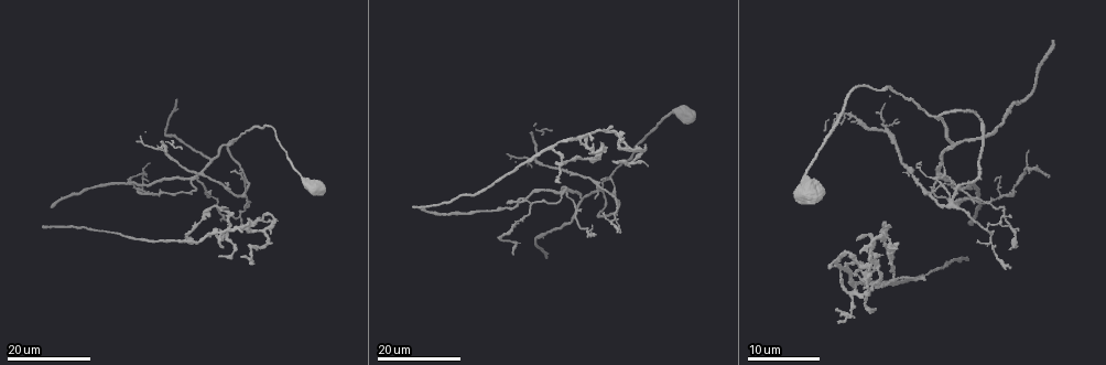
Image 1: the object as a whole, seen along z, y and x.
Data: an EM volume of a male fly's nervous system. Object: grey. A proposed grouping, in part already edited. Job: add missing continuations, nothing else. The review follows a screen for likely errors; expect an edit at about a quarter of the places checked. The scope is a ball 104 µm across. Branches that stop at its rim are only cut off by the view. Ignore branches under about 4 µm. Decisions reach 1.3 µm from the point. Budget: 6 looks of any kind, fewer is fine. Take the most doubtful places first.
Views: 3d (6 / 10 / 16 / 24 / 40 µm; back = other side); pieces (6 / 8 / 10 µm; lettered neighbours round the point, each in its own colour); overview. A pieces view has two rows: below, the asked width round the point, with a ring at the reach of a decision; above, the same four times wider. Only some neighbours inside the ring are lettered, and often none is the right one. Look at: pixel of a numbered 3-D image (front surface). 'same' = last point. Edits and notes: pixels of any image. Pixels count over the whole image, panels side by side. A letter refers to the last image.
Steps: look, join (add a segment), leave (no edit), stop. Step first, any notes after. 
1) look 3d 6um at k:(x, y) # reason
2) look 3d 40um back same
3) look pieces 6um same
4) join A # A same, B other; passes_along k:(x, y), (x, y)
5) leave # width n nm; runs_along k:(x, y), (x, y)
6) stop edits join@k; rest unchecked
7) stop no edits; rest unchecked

look 3d 16um at 1:(615, 161)

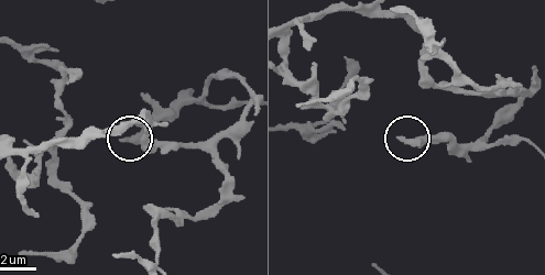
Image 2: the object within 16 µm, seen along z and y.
look pieces 10um at 2:(121, 141)

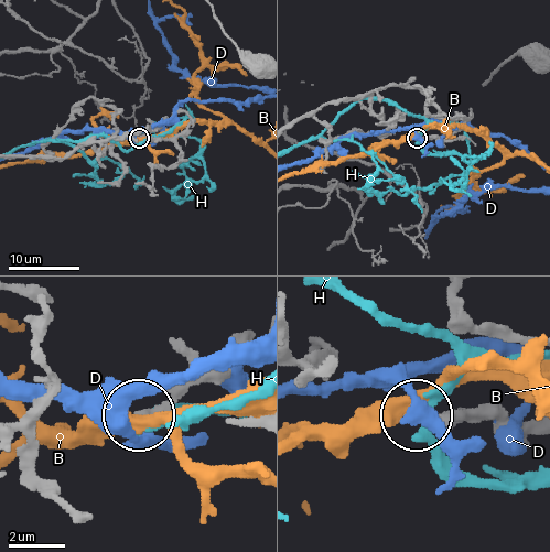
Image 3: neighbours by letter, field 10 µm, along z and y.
leave # B other, D other, H other; none of them fits

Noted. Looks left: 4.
look 3d 24um at 1:(1046, 175) # thin end

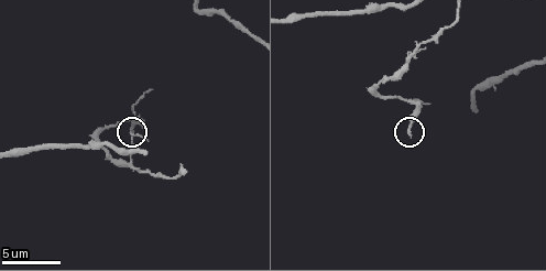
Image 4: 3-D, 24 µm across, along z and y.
look pieces 6um at 4:(410, 134)

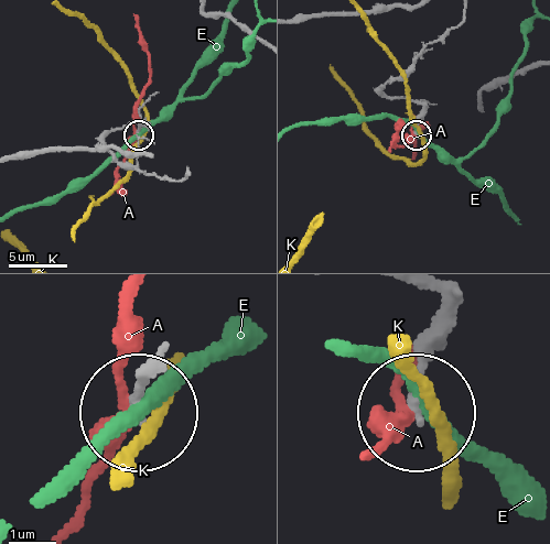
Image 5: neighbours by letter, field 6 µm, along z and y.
leave # A other, E other, K other; no lettered segment goes on from it

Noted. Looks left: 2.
look 3d 24um at 1:(925, 281) # an open end

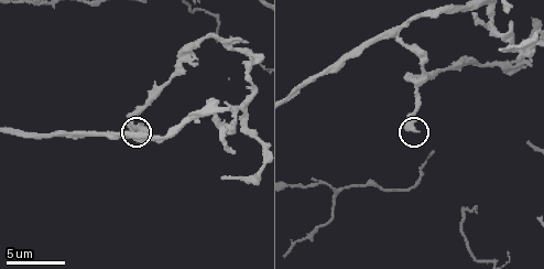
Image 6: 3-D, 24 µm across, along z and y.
look pieces 8um at 6:(416, 131) # what lies round it

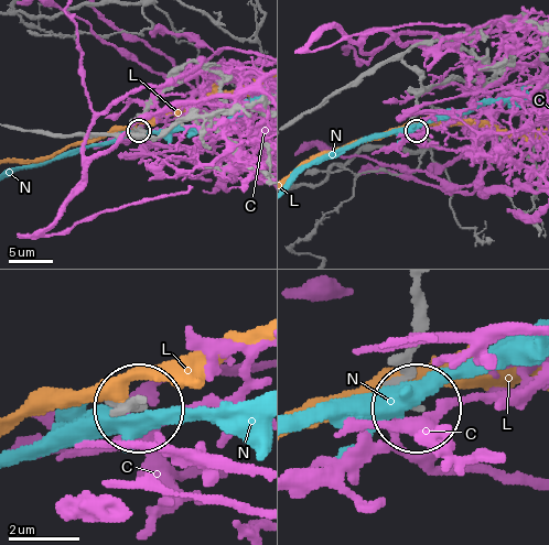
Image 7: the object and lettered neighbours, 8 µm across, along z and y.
leave # width 260 nm; C other, L other, N other; no lettered segment goes on from it

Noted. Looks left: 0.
stop no edits; rest unchecked

